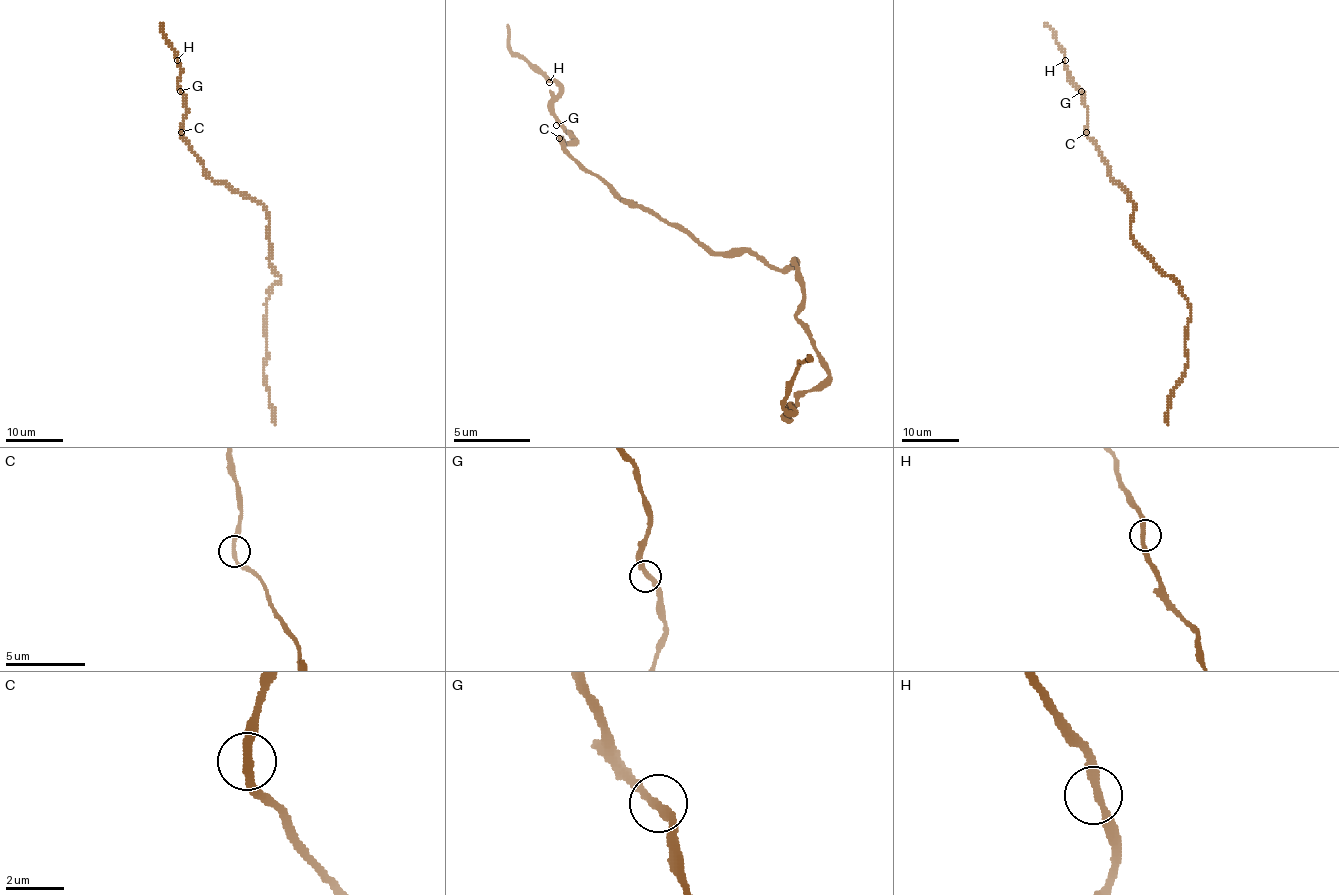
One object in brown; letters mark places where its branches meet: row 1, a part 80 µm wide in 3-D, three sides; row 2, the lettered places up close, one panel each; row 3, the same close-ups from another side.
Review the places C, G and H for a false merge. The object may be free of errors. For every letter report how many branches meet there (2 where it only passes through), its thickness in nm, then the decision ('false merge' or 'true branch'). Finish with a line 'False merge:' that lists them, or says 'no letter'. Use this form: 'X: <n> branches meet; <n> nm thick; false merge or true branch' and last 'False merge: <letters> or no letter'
C: 2 branches meet; 280 nm thick; true branch
G: 2 branches meet; 260 nm thick; true branch
H: 2 branches meet; 280 nm thick; true branch
False merge: no letter

